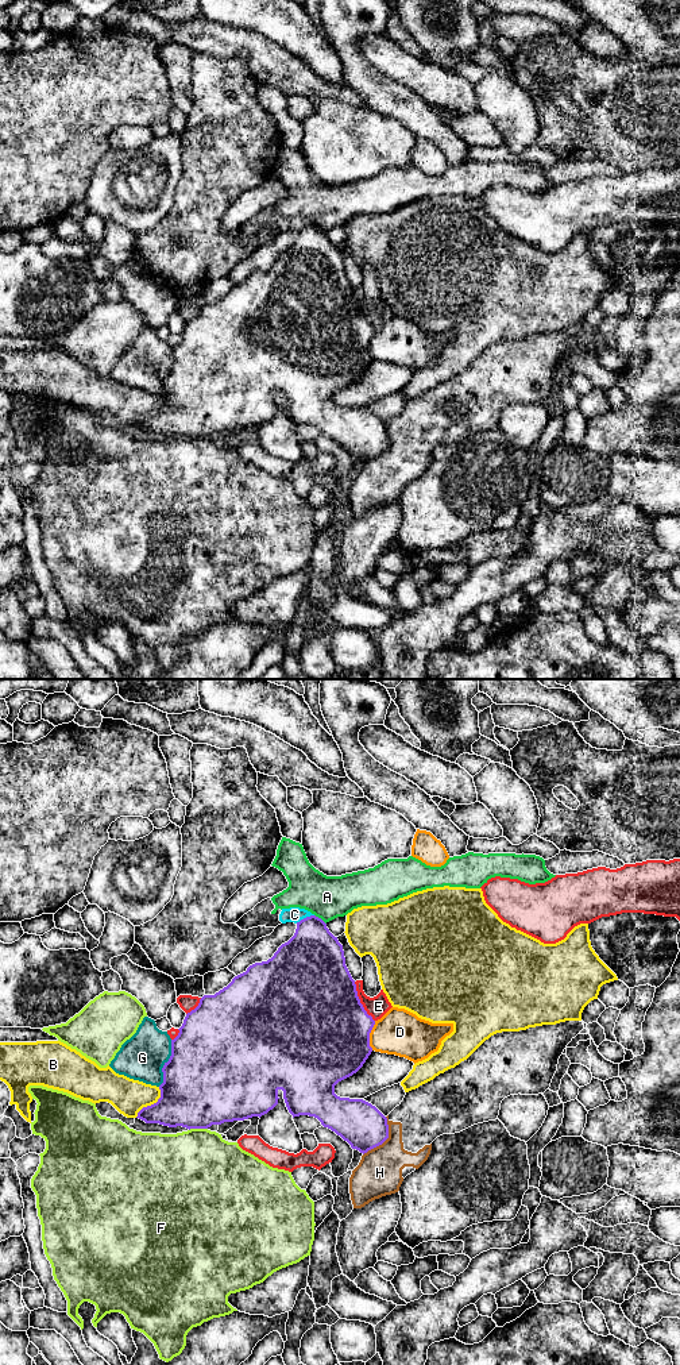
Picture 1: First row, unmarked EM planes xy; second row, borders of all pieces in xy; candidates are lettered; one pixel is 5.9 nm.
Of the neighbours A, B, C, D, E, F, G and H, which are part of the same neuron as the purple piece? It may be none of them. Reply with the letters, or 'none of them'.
none of them

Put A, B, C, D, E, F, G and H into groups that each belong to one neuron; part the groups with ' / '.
A / B / C / D / E / F / G / H

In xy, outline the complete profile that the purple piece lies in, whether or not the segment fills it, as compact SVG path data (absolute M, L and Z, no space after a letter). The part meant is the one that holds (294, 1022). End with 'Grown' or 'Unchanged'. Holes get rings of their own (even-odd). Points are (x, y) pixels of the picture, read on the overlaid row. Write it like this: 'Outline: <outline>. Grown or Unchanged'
Outline: M306 917L297 922L294 936L271 959L250 965L215 995L204 995L198 1006L186 1014L178 1036L171 1040L171 1056L162 1068L161 1098L143 1107L136 1118L169 1127L208 1129L224 1122L260 1118L278 1104L278 1091L282 1090L293 1118L317 1118L324 1127L364 1154L389 1138L387 1118L363 1099L337 1096L335 1086L356 1073L371 1054L370 1033L374 1025L345 965L343 945L321 918Z. Unchanged

